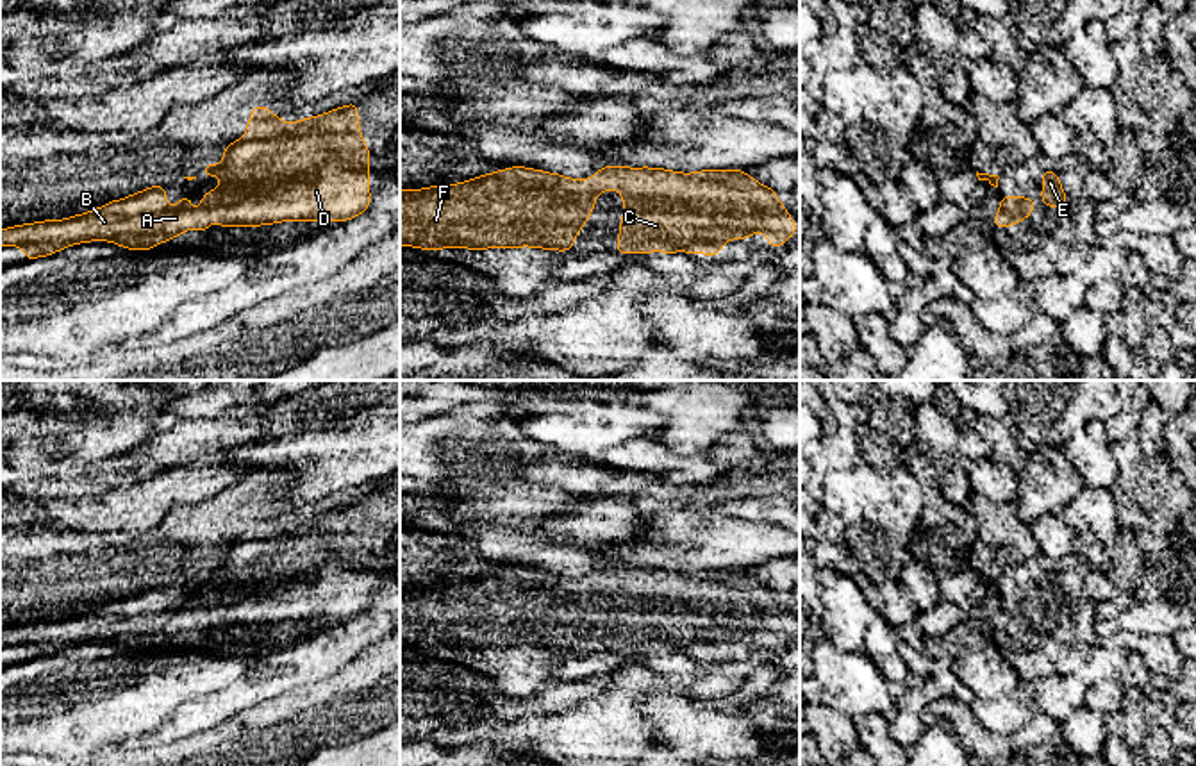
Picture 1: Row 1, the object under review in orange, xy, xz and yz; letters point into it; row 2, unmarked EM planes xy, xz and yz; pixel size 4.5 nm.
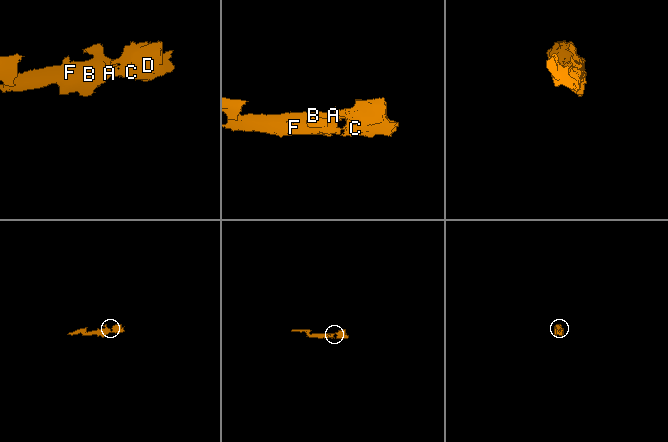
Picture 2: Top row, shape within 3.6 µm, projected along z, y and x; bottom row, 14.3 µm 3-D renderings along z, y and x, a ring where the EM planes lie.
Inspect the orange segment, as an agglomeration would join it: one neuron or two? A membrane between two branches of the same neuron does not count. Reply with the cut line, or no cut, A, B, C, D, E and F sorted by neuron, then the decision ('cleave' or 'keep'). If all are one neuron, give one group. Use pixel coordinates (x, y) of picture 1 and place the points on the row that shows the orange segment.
no cut; A B C D E F; keep

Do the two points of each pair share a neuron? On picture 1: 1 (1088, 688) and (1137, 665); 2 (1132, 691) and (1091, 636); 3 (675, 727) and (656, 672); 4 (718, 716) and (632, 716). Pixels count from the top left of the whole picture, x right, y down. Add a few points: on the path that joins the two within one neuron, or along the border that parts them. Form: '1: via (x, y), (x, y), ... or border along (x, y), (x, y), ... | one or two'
1: border along (1121, 674), (1123, 700) | two
2: border along (1121, 679), (1125, 693) | two
3: border along (679, 695), (641, 707), (670, 743) | two
4: border along (682, 695), (695, 699) | two

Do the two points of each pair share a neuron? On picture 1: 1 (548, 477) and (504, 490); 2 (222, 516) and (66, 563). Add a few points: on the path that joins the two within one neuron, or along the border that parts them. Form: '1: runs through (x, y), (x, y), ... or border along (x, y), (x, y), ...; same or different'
1: border along (516, 474), (529, 481), (554, 484), (573, 495); different
2: runs through (182, 540), (159, 552), (106, 561); same

